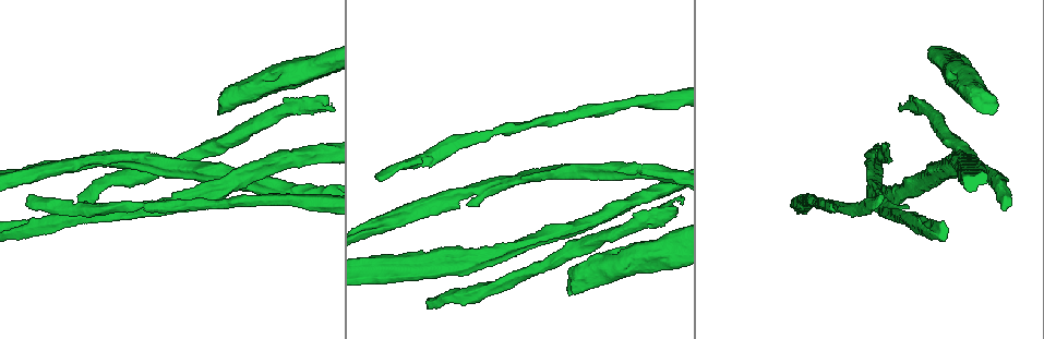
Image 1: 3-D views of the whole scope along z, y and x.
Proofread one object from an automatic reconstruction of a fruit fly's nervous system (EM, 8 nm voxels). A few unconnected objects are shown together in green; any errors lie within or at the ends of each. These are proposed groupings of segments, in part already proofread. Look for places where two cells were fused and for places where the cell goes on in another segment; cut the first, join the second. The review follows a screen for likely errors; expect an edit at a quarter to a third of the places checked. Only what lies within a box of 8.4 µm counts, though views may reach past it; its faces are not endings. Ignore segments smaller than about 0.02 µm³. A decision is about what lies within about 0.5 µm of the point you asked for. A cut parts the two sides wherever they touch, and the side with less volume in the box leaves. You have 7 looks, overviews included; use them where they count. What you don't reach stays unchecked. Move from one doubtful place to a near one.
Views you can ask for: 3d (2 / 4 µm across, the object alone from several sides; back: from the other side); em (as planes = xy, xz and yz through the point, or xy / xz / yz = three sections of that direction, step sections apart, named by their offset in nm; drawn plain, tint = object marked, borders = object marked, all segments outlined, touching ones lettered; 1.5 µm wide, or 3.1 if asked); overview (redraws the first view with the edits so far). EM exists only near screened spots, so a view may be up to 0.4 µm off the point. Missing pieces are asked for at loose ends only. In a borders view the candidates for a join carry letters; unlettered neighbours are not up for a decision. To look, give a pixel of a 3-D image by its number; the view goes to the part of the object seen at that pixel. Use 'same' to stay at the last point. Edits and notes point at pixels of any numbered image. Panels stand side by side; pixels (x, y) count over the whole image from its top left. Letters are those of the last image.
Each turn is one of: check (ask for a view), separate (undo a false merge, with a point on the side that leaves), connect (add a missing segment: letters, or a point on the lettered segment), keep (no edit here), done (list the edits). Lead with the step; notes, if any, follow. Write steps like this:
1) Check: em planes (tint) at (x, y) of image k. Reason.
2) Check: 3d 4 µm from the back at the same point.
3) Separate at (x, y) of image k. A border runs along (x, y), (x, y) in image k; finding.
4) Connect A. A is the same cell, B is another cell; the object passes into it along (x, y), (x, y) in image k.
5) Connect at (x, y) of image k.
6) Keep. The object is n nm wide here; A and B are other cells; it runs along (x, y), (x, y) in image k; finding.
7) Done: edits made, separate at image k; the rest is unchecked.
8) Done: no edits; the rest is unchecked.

Check: em planes (tint) at (880, 203) of image 1. Branch stops here.

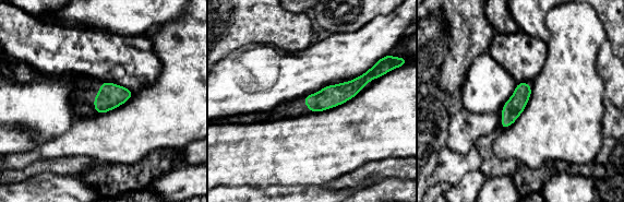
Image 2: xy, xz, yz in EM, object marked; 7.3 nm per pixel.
Check: em planes (borders) at the same point.

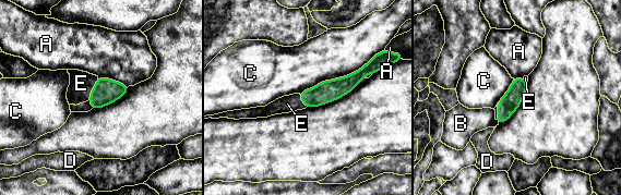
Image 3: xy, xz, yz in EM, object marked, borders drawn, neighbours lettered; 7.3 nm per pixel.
Connect E. The object is 140 nm wide here; E is the same cell, A, B, C and D are other cells; it goes on there.

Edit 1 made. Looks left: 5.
Check: em 3.1 µm xy step 8 (tint) at (658, 212) of image 1. Calibre changes.

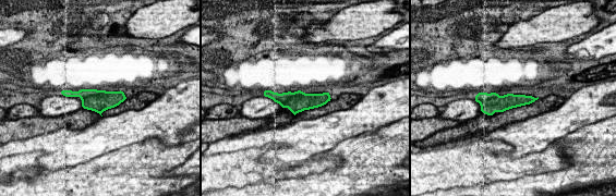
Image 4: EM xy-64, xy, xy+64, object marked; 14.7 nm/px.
Check: em 3.1 µm planes (borders) at the same point.

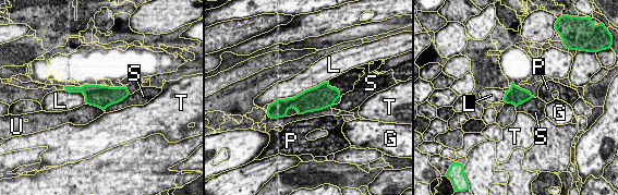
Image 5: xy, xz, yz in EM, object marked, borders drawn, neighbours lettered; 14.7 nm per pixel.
Keep. The longest contact is with L, 900 nm; G, L, P, S, T and U are other cells; all the same cell.

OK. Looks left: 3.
Check: 3d 2 µm from the back at (427, 301) of image 1. An open end.

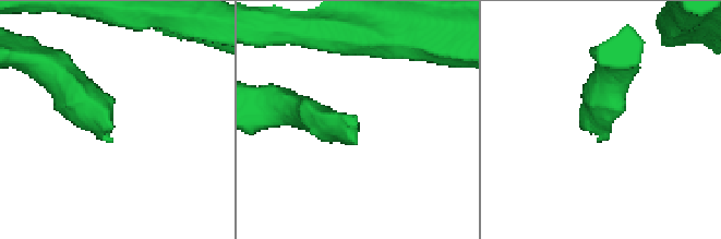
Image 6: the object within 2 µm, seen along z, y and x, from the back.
Check: em xy step 8 (borders) at (355, 124) of image 6. Now the EM.

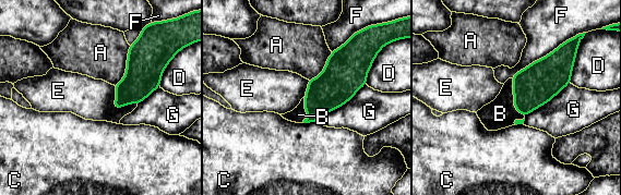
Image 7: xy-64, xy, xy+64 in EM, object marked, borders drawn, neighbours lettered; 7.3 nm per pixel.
Connect B. B is the same cell, A, C, D, E, F and G are other cells; the object passes into it along (537, 84), (513, 104), (500, 113) in image 7; the cell continues.

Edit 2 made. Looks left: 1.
Done: edits made, connect at image 3, connect at image 7; the rest is unchecked.

